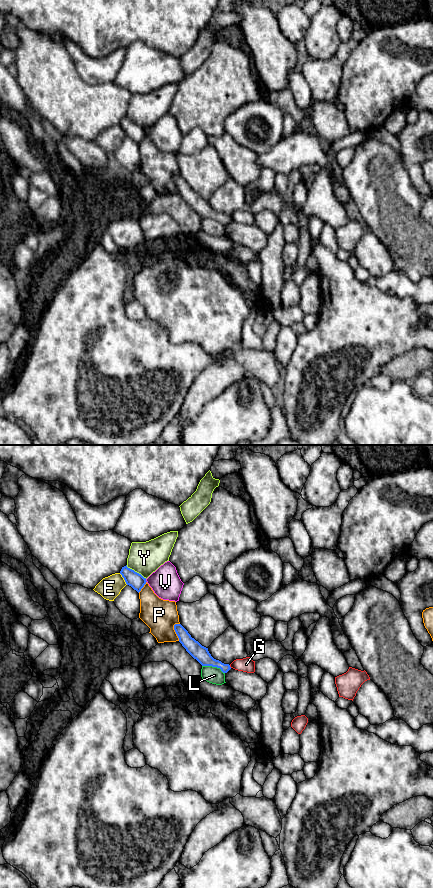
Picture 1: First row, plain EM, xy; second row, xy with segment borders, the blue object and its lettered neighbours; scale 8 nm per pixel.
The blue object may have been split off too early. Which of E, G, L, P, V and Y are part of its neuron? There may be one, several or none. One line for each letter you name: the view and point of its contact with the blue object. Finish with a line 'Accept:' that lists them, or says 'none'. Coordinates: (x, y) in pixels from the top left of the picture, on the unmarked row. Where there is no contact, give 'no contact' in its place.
Accept: none

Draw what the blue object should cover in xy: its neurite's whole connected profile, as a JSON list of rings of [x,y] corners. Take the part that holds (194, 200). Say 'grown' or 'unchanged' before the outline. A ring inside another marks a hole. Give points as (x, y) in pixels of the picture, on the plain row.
unchanged; [[[175,176],[174,182],[182,198],[202,218],[217,219],[220,220],[223,225],[227,225],[231,221],[229,216],[224,216],[221,213],[214,211],[209,205],[208,200],[202,198],[198,193],[192,190],[181,176]]]

